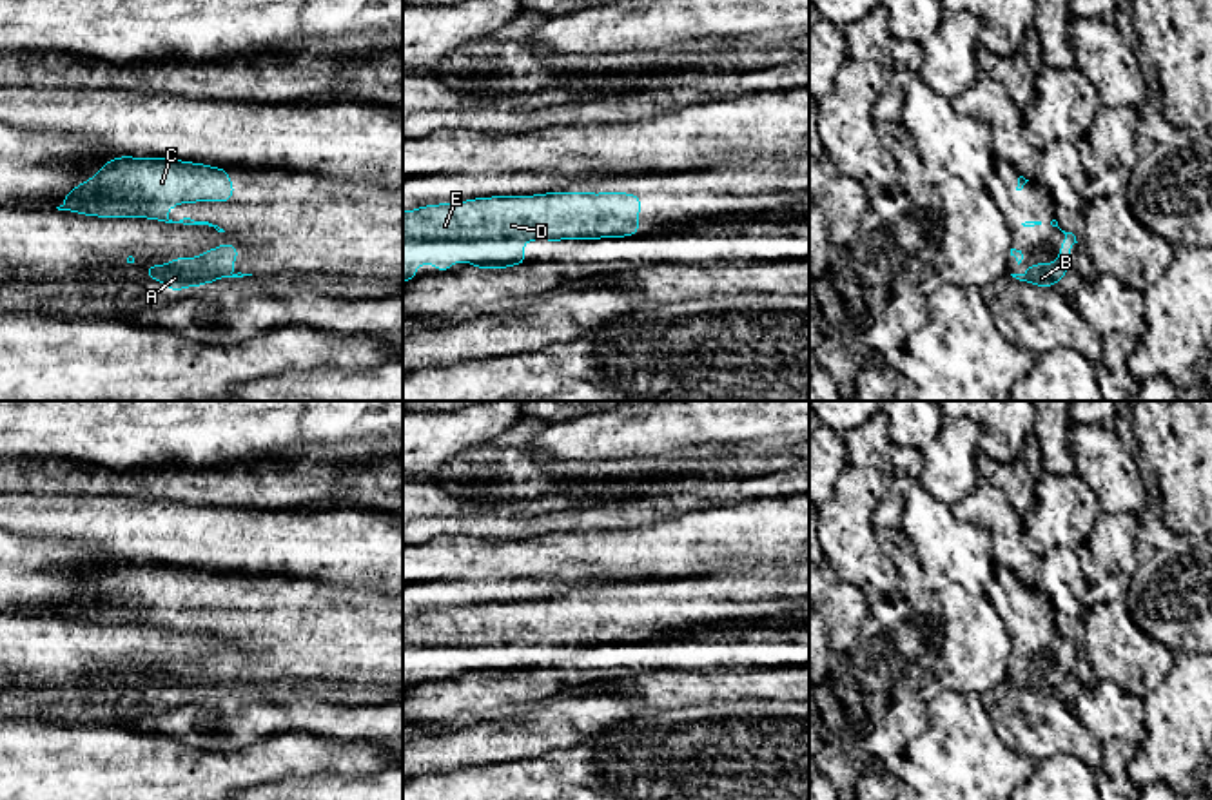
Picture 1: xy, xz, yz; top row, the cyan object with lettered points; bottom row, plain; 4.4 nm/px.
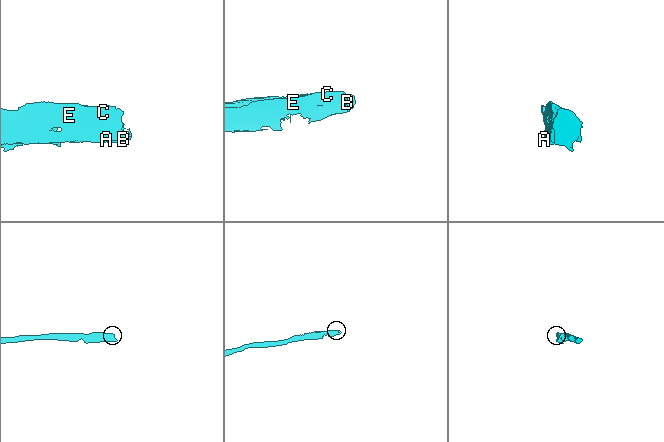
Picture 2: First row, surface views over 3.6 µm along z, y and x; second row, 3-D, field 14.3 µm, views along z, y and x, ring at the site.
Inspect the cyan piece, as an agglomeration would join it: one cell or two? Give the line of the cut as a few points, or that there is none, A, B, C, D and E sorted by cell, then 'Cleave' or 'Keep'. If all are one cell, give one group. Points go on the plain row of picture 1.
No split. Groups: A B C D E. Keep

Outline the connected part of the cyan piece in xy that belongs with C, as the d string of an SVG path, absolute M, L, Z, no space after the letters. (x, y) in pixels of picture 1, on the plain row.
M122 562L102 571L93 586L76 591L56 615L98 624L209 631L225 639L209 628L191 624L172 628L167 617L178 610L227 610L234 599L229 575L169 564Z

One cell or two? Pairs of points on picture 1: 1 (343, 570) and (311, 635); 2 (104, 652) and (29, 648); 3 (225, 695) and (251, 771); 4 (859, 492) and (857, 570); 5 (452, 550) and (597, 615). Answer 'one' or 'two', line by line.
1: two
2: one
3: two
4: one
5: two

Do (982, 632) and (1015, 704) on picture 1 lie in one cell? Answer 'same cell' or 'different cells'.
different cells

